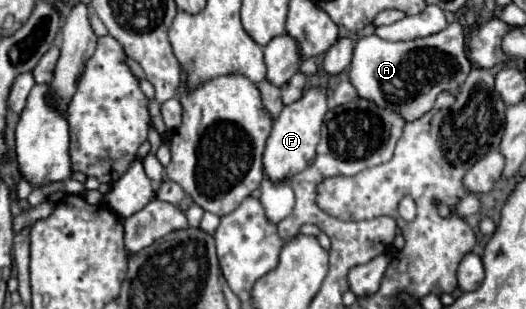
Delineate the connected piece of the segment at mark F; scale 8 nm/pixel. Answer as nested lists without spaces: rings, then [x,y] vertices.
[[[321,86],[305,90],[297,102],[283,106],[281,114],[275,118],[271,136],[263,152],[263,168],[265,168],[267,178],[271,180],[287,178],[289,180],[293,174],[297,174],[311,162],[311,158],[315,156],[315,148],[319,144],[319,132],[321,132],[321,124],[323,124],[327,110],[329,110],[327,90]]]

